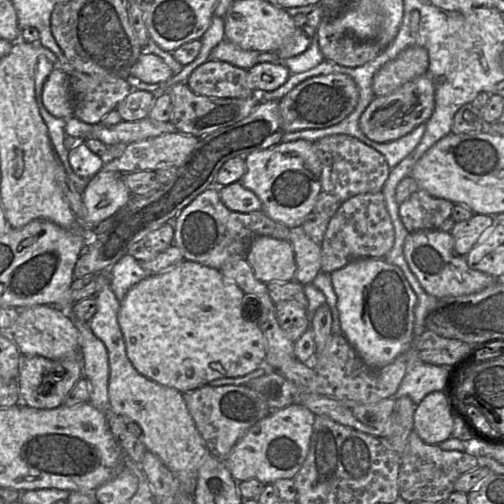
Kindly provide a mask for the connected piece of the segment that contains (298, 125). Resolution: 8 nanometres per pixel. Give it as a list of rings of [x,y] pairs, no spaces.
[[[332,73],[306,79],[279,100],[281,129],[292,133],[306,129],[322,129],[345,119],[355,109],[359,91],[355,81],[347,74]]]

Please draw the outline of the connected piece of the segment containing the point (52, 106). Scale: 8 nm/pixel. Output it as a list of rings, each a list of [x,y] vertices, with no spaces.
[[[56,66],[45,80],[42,102],[47,111],[56,118],[67,120],[73,116],[68,77],[60,67]]]

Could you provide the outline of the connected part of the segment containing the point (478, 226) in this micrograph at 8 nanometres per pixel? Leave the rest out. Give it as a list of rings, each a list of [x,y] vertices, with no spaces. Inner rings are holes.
[[[473,214],[468,220],[456,222],[450,231],[454,250],[459,255],[466,256],[495,223],[494,216],[483,214]]]

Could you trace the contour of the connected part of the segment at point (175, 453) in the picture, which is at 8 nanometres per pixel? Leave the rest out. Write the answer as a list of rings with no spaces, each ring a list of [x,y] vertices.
[[[109,283],[95,294],[95,298],[96,312],[88,325],[107,350],[109,409],[133,420],[140,427],[146,450],[158,456],[176,476],[183,489],[194,495],[198,470],[203,459],[211,453],[195,426],[183,393],[148,379],[133,367],[127,357],[123,335],[118,324],[120,302]]]

